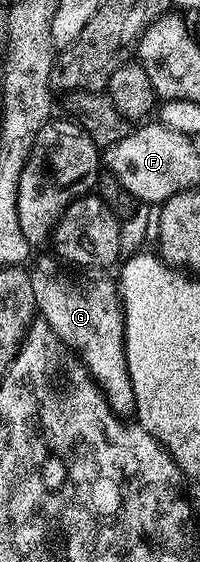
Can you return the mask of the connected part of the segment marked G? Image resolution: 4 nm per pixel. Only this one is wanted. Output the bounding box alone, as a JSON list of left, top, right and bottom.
[29,256,136,418]

